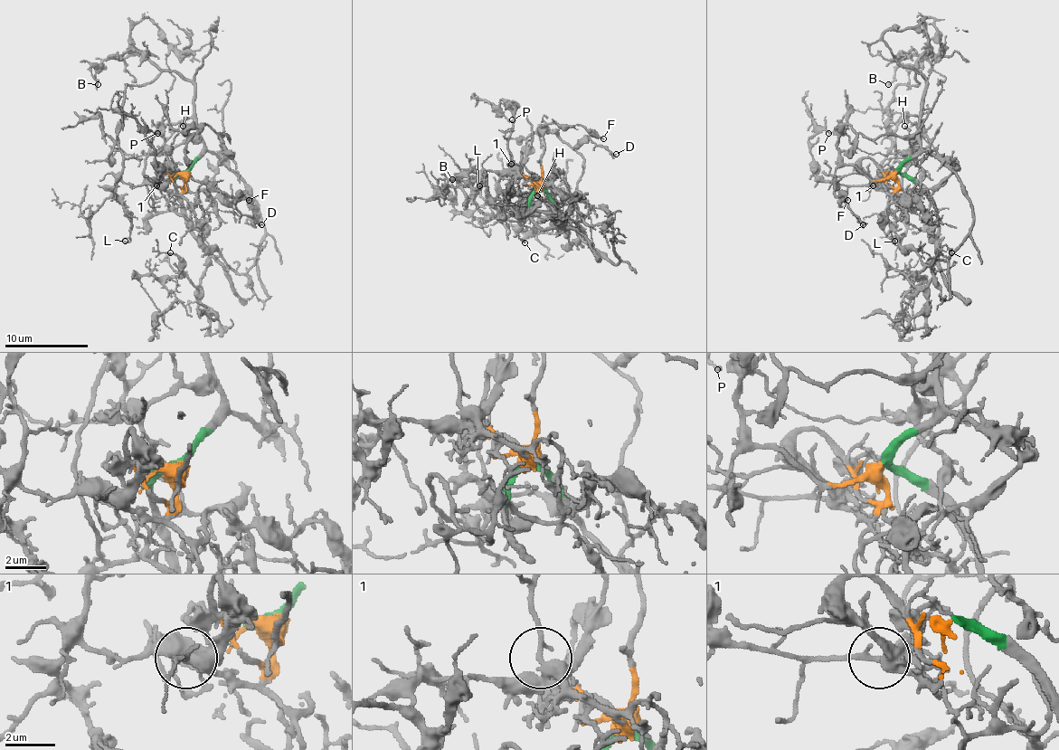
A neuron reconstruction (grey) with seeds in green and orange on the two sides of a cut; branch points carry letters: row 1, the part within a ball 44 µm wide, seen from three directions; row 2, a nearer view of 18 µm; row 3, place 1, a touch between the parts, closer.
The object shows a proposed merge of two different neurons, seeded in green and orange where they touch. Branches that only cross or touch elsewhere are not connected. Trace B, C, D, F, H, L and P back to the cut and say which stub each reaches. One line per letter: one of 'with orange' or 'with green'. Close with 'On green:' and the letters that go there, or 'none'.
B: with green
C: with green
D: with orange
F: with orange
H: with green
L: with green
P: with orange
On green: B, C, H, L

